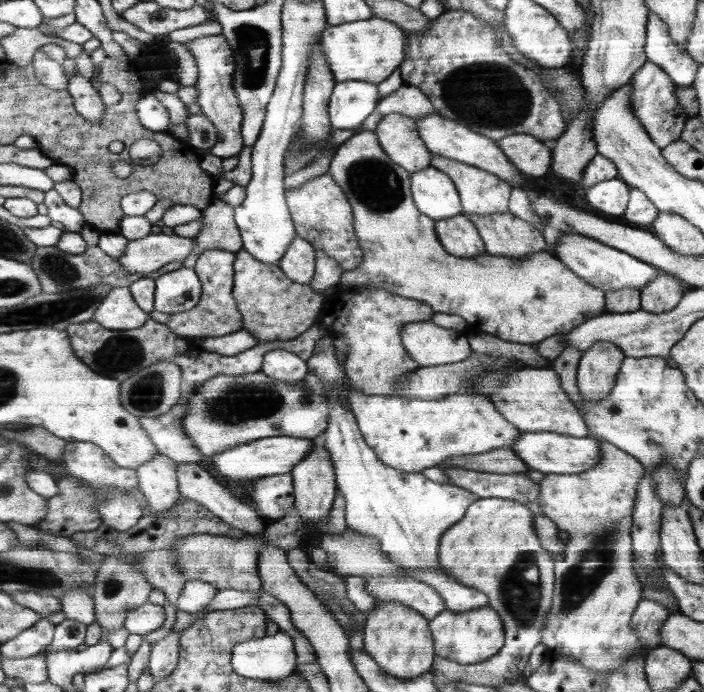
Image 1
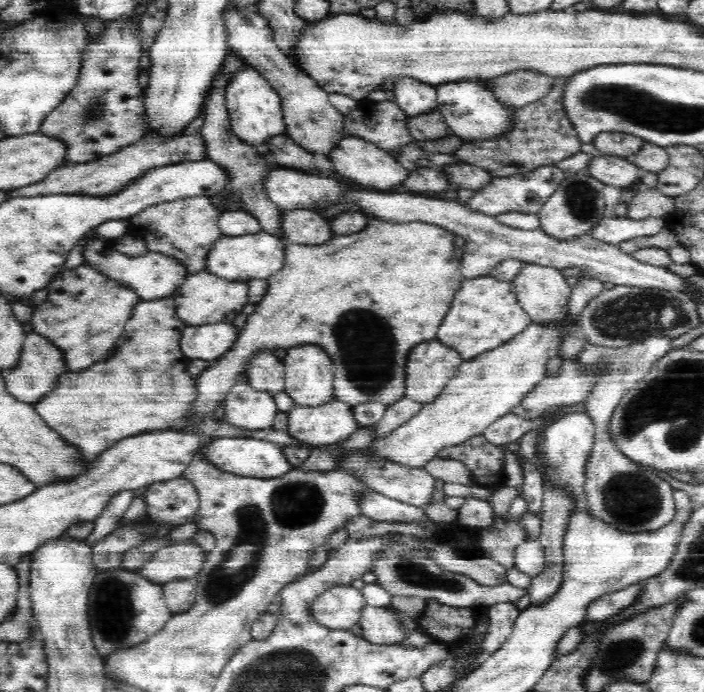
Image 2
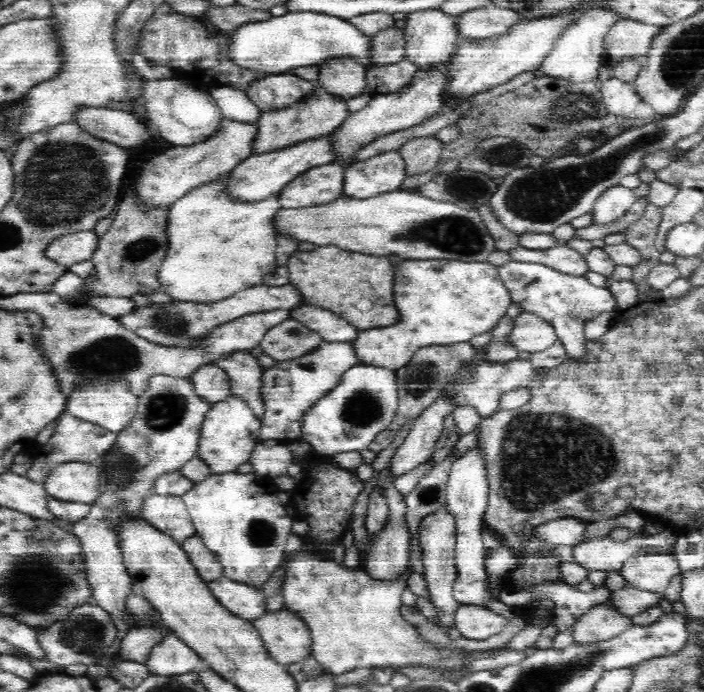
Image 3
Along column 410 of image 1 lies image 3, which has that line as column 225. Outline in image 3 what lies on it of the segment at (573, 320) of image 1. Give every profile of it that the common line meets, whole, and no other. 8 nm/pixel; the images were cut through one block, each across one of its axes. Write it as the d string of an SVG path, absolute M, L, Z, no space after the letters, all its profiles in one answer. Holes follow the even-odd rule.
M225 173L218 176L218 178L214 178L212 181L208 181L206 184L198 185L198 188L192 188L190 192L186 192L184 196L174 201L174 204L170 207L169 227L166 228L166 233L169 234L170 238L170 248L168 248L168 254L158 272L160 287L156 287L156 290L150 294L164 293L173 300L176 299L190 303L216 303L230 296L235 296L238 292L246 290L246 288L261 285L264 277L267 274L272 274L278 268L275 256L278 242L276 241L276 231L274 231L274 228L277 227L277 212L284 209L280 203L280 194L275 193L272 196L264 198L264 200L233 200L233 197L229 196L229 192L225 190L226 186L228 186L228 176L229 173Z

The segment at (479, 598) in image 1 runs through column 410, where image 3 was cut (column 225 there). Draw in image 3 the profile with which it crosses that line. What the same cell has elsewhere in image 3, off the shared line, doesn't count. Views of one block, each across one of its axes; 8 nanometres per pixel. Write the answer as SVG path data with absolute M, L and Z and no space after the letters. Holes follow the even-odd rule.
M236 471L212 474L206 480L195 483L193 487L181 496L189 509L197 535L204 541L206 548L216 553L223 566L223 576L244 584L257 585L262 588L272 572L286 557L286 539L293 529L294 519L286 513L285 505L278 501L278 490L272 486L272 477L258 476L253 472L242 474Z

